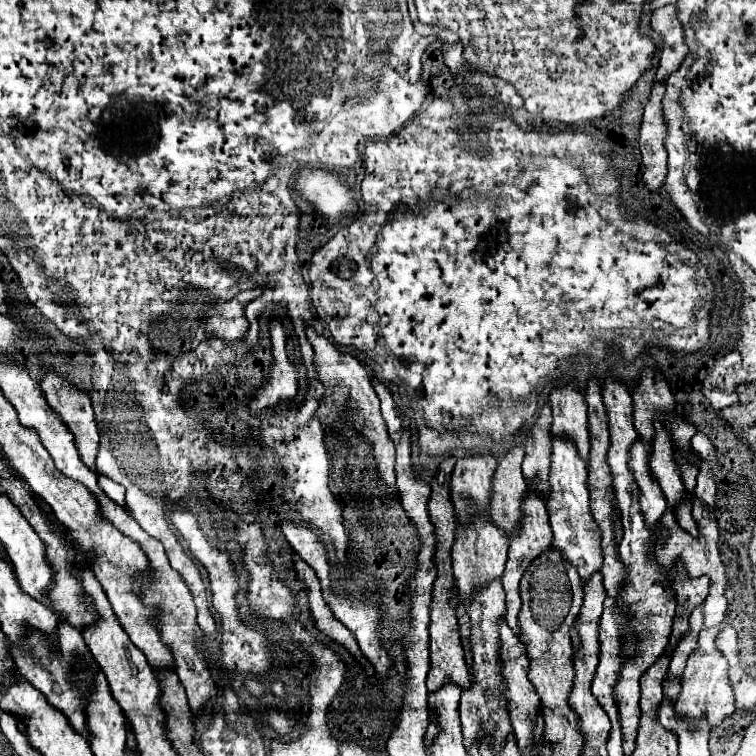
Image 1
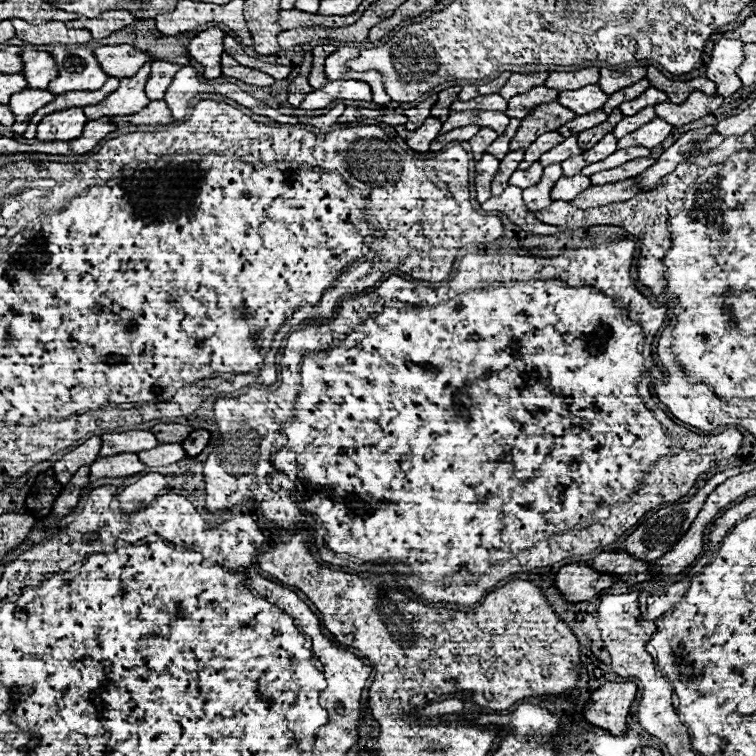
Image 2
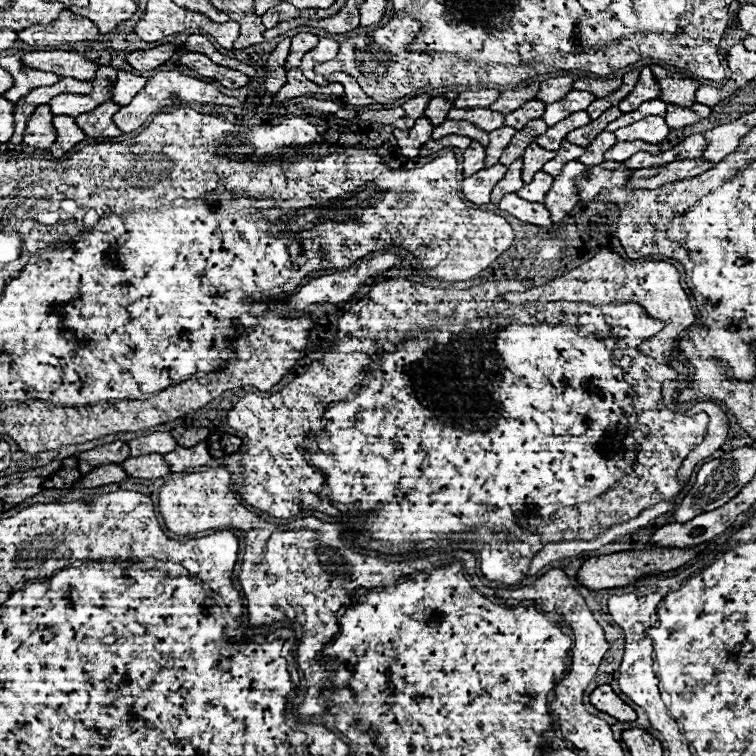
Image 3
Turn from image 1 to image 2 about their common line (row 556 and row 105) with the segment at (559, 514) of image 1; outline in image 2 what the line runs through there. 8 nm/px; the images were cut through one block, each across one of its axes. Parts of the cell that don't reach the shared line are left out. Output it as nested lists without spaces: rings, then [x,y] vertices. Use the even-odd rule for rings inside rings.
[[[598,84],[584,86],[580,90],[562,90],[558,94],[558,102],[576,114],[590,114],[594,110],[600,110],[606,104],[608,96],[598,88]]]

